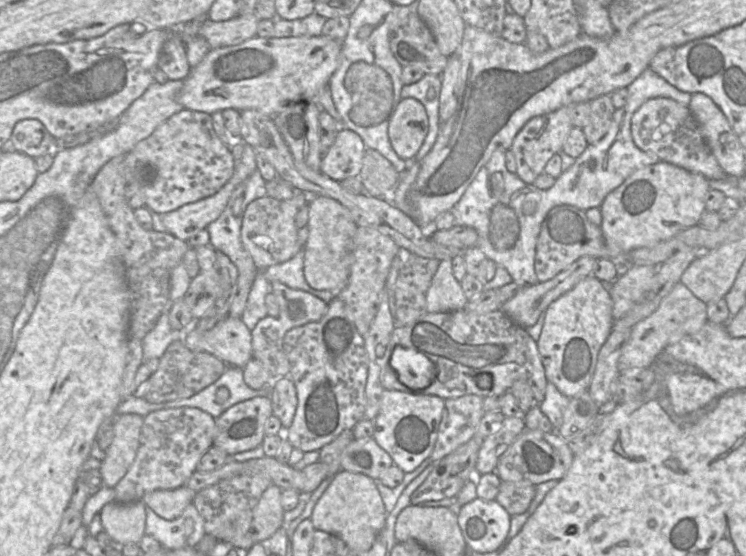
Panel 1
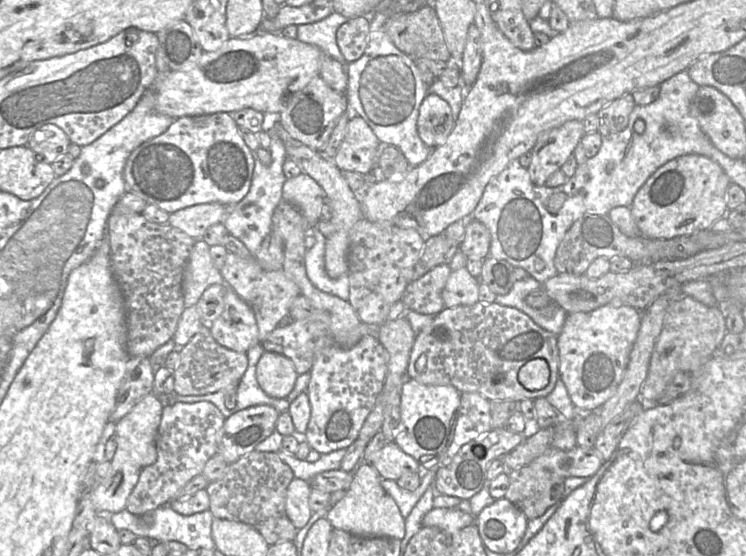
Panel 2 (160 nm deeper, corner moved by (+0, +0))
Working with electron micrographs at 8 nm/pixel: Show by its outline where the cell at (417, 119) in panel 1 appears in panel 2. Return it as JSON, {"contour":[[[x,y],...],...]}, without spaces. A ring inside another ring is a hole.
{"contour":[[[428,93],[419,108],[417,132],[432,149],[443,145],[450,135],[455,120],[450,105],[436,94]]]}

